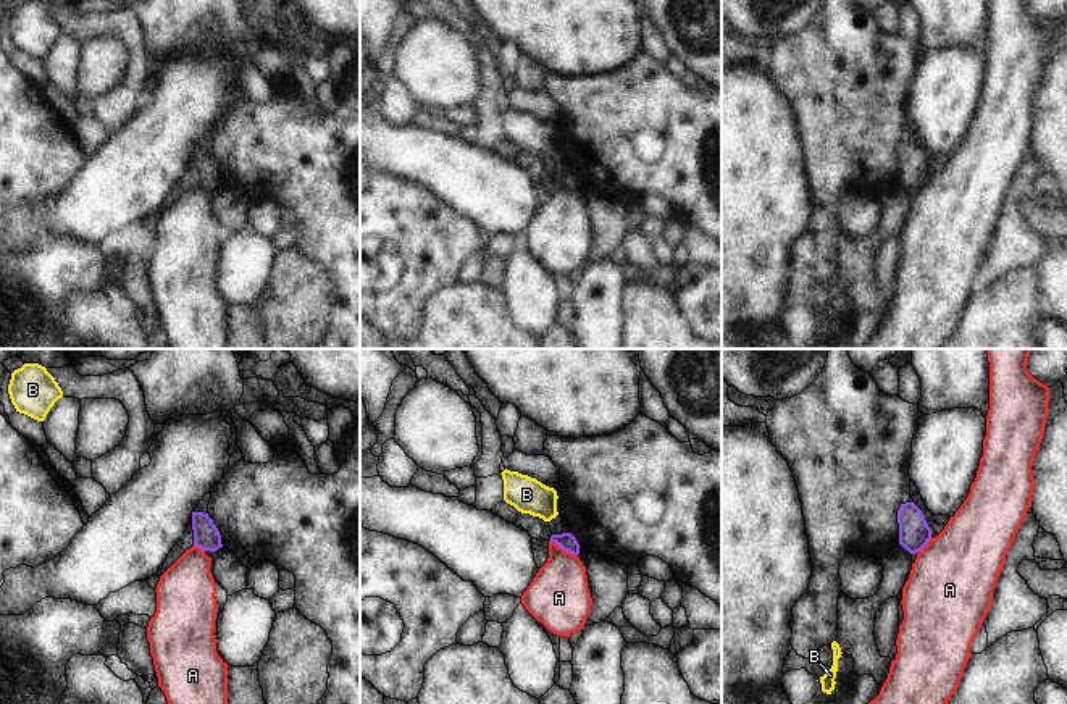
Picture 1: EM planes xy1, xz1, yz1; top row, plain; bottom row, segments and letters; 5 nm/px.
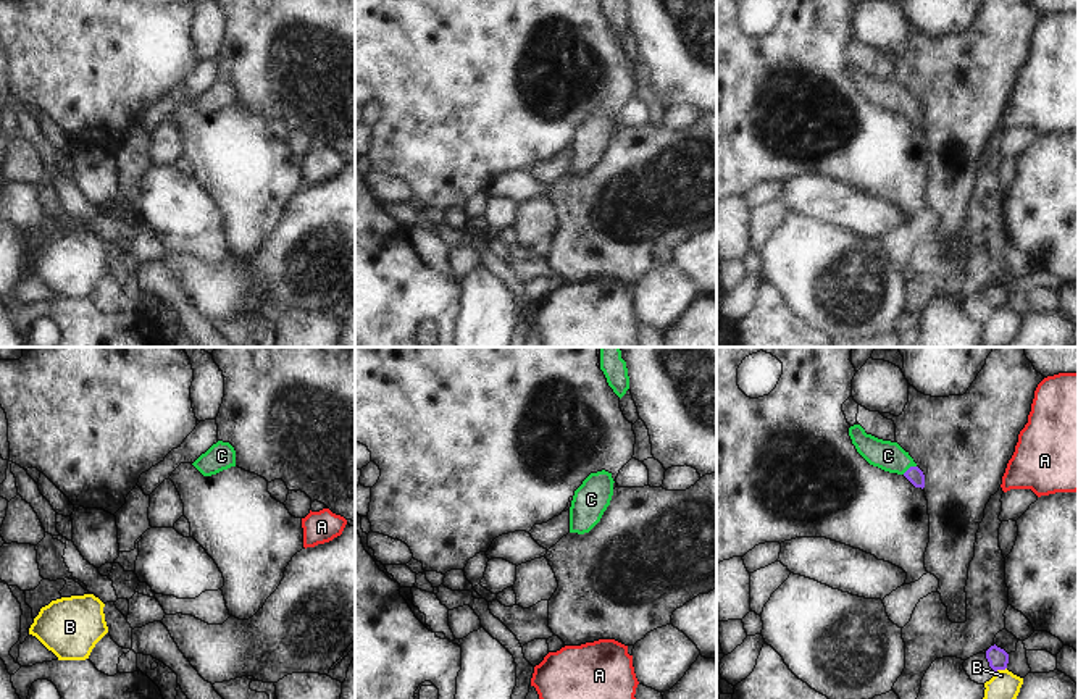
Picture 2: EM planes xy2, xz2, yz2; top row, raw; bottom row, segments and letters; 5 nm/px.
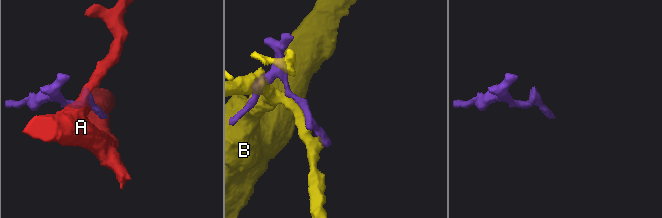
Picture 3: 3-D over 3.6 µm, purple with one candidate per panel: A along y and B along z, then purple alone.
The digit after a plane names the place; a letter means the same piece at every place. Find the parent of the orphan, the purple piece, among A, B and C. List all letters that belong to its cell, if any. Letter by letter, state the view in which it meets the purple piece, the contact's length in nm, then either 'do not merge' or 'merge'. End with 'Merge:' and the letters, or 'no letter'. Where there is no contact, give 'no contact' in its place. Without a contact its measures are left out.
A: xz1 | 160 nm | do not merge
B: yz2 | 60 nm | do not merge
C: yz2 | 80 nm | merge
Merge: C

